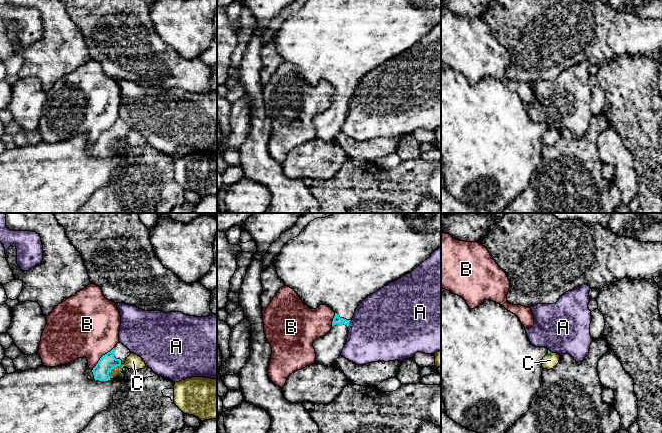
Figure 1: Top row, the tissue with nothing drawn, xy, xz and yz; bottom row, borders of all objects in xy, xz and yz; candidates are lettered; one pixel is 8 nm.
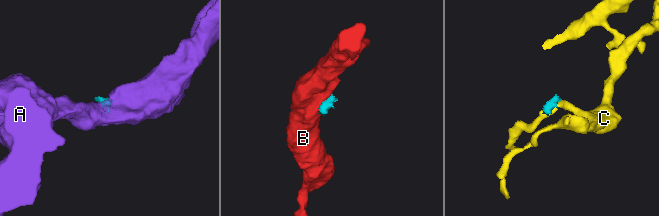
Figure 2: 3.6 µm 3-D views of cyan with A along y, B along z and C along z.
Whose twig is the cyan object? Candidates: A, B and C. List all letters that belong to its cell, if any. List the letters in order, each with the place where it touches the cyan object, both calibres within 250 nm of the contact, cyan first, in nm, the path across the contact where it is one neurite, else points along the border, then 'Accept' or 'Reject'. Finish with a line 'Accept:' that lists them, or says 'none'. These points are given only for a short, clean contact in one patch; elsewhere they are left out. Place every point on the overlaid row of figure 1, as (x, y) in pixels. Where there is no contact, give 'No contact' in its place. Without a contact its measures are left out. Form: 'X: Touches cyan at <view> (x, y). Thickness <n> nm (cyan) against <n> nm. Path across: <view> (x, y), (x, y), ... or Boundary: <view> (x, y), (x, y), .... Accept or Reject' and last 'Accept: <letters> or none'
A: Touches cyan at xz (349, 322). Thickness 60 nm (cyan) against 480 nm. Boundary: xz (351, 320), (347, 326). Reject
B: Touches cyan at xy (100, 358). Thickness 140 nm (cyan) against 460 nm. Boundary: xy (113, 347), (100, 358), (92, 370). Reject
C: Touches cyan at xy (112, 368). Thickness 140 nm (cyan) against 120 nm. Boundary: xy (121, 364), (109, 372), (109, 378). Reject
Accept: none

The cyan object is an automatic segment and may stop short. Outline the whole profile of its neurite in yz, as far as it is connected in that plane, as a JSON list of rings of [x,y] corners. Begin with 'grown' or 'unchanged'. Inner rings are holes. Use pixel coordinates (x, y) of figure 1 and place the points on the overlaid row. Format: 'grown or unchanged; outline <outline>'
grown; outline [[[447,290],[441,293],[441,398],[447,416],[467,430],[476,433],[506,433],[531,408],[531,403],[542,384],[543,368],[541,362],[547,353],[550,353],[547,348],[536,347],[531,344],[525,327],[519,318],[502,305],[491,300],[485,300],[478,307],[470,309],[462,297]]]

